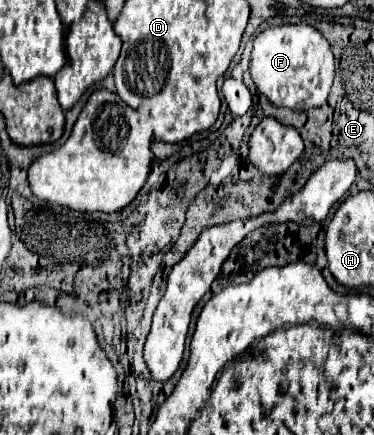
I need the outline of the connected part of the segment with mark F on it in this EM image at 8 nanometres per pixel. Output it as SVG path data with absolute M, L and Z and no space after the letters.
M282 24L262 30L250 54L250 76L256 88L274 104L292 110L322 106L334 78L334 56L328 40L310 24Z

